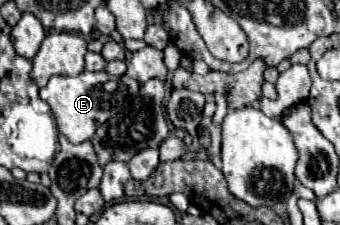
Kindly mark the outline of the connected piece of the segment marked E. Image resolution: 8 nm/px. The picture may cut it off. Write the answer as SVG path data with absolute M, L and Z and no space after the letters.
M82 71L78 75L50 77L48 85L40 89L40 99L50 105L58 123L58 131L66 135L70 143L82 143L88 141L102 123L128 107L130 101L138 97L140 89L142 83L134 81L128 75L110 77L110 73L106 71Z

